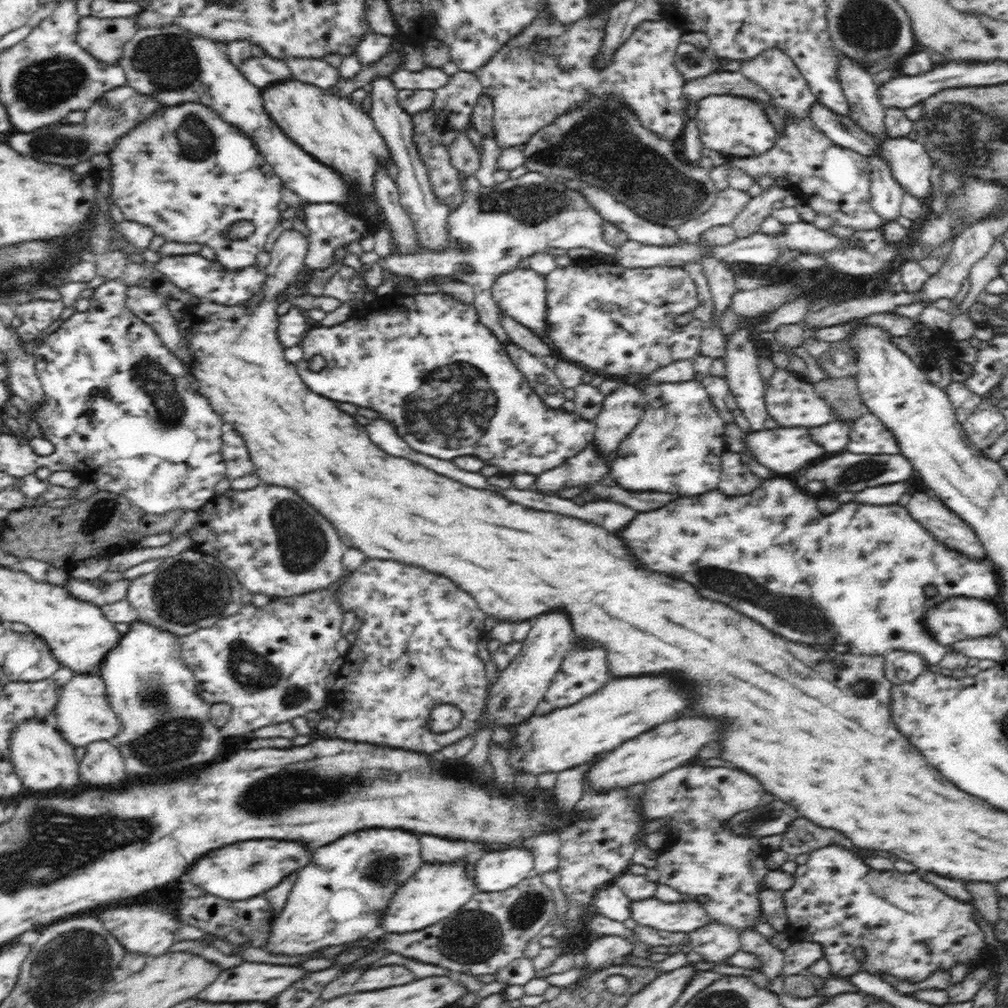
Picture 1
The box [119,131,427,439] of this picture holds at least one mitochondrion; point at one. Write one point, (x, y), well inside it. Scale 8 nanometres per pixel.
(145, 371)

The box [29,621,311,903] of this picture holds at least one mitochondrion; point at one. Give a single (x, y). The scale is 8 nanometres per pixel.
(176, 738)

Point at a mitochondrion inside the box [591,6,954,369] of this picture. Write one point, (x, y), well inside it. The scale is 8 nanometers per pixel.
(687, 59)

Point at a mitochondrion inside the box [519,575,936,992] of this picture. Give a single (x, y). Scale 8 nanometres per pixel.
(761, 818)

